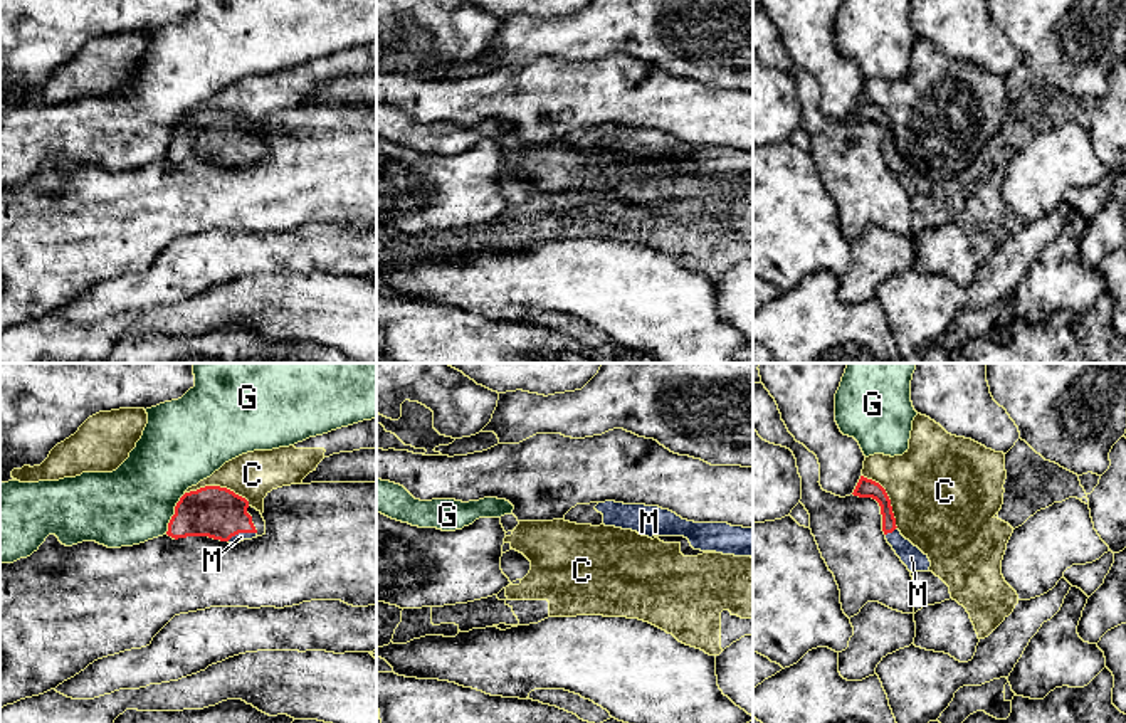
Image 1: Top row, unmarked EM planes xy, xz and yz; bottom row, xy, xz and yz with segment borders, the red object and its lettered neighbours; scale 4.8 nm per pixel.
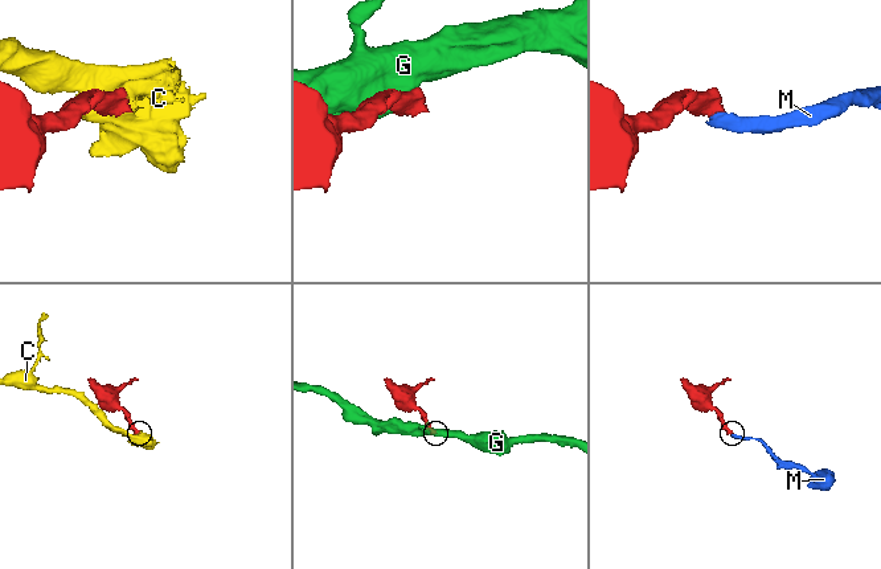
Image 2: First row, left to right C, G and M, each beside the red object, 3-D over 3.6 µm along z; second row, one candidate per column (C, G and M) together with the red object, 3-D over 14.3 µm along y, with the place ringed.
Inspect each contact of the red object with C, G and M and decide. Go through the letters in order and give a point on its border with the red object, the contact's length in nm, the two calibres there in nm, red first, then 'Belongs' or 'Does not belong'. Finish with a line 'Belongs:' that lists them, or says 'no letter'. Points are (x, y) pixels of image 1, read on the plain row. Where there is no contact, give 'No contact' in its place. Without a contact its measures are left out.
C: Touches red at xy (219, 110). Shared border 320 nm. Thickness 240 nm (red) against 220 nm. Does not belong
G: Touches red at xy (175, 137). Shared border 220 nm. Thickness 240 nm (red) against 380 nm. Does not belong
M: Touches red at xy (241, 155). Shared border 150 nm. Thickness 240 nm (red) against 50 nm. Belongs
Belongs: M

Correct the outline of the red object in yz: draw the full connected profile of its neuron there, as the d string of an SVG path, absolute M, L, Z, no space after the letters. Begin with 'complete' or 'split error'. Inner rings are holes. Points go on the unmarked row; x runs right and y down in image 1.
split error; M860 99L852 118L859 121L872 121L879 126L886 163L901 182L901 185L908 190L908 193L911 197L929 195L931 185L928 178L924 178L918 170L906 163L897 153L891 123L886 113L879 106Z

